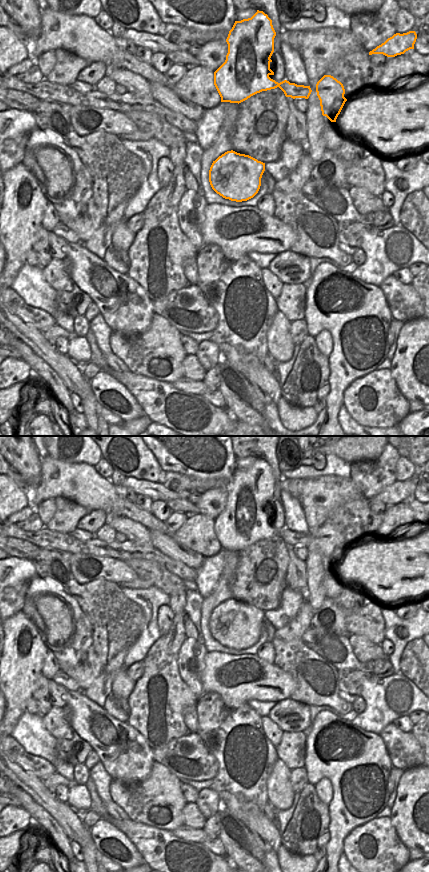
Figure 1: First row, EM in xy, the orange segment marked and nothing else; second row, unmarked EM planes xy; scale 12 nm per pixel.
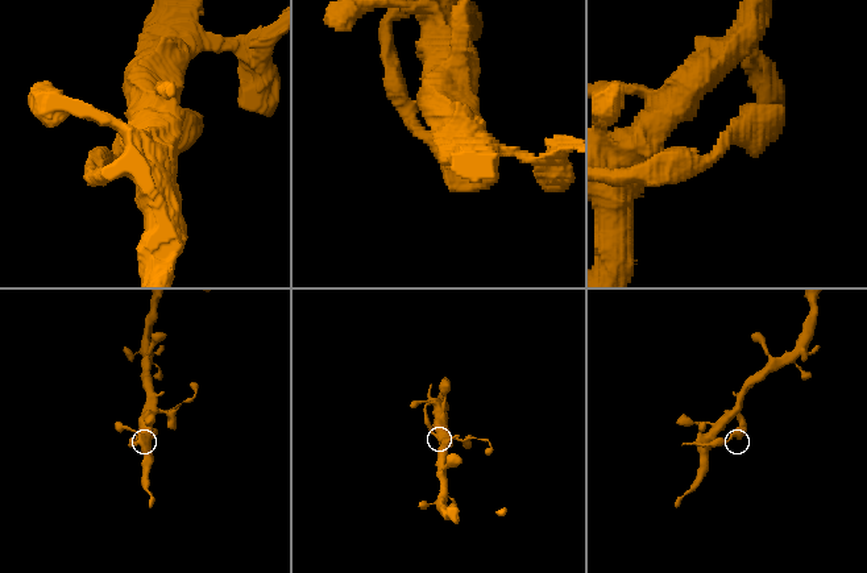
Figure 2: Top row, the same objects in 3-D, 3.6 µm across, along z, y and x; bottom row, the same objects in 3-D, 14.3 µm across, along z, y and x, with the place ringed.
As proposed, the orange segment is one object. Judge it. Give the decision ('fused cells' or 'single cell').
single cell

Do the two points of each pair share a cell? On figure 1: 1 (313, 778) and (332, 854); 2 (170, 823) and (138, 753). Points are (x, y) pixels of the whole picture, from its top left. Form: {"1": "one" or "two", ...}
{"1": "one", "2": "two"}

